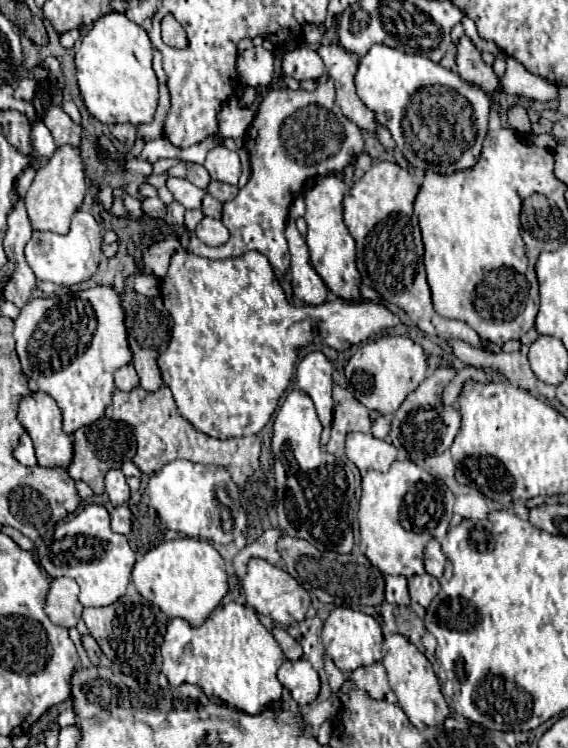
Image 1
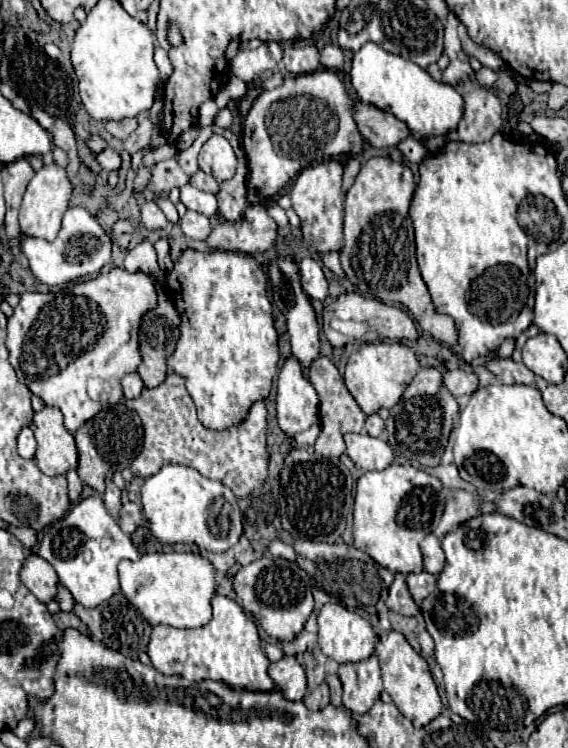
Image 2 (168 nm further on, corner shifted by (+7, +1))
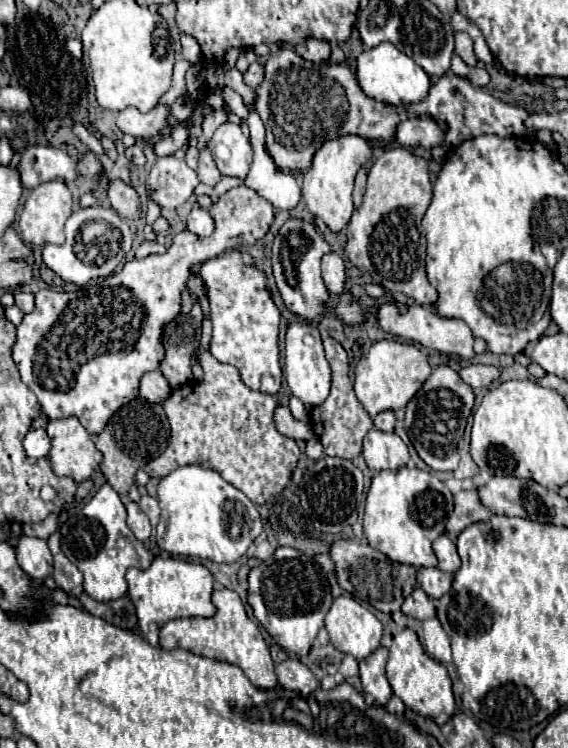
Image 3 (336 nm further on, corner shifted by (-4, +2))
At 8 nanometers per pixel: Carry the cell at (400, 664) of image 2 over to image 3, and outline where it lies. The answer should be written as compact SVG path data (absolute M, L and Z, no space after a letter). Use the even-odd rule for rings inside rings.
M409 628L399 632L393 640L389 662L387 662L387 680L393 688L393 694L403 700L403 704L415 710L423 718L431 718L435 724L443 726L455 712L455 698L451 692L451 678L447 668L437 660L429 658L423 646L417 640L417 634Z

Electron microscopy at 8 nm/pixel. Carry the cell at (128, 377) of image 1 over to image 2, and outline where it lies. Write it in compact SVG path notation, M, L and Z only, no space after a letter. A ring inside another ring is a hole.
M128 373L122 379L122 389L124 389L124 397L126 399L134 399L140 395L140 391L144 389L144 381L140 379L138 373Z

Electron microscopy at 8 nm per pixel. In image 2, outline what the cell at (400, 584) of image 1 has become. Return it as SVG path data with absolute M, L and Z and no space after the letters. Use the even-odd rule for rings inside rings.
M398 573L394 583L390 585L390 595L386 599L386 605L390 611L396 611L400 615L416 615L420 611L420 607L414 603L408 585L404 581L404 577Z

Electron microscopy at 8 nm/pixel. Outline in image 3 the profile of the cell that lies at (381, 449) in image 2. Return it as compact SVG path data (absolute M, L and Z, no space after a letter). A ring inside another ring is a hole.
M373 428L363 438L363 458L371 470L397 470L409 462L409 450L395 432Z

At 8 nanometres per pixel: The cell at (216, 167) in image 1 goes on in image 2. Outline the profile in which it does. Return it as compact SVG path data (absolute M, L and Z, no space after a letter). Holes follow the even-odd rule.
M214 133L202 145L202 149L198 153L198 165L200 165L202 171L212 173L214 179L220 183L220 181L226 181L226 179L234 177L238 159L236 159L230 143L226 141L226 137Z

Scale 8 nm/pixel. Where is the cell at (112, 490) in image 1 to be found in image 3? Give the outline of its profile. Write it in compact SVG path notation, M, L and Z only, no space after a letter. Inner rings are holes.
M125 502L127 508L127 526L131 528L131 532L135 534L135 538L139 538L141 542L147 542L149 534L151 534L151 524L149 518L139 510L137 502Z

